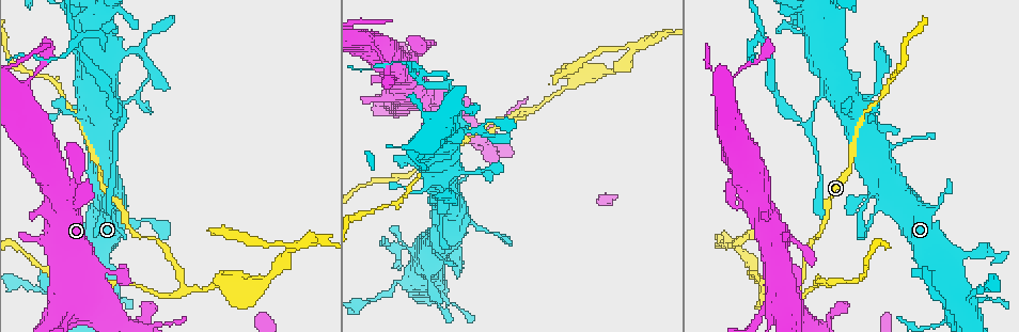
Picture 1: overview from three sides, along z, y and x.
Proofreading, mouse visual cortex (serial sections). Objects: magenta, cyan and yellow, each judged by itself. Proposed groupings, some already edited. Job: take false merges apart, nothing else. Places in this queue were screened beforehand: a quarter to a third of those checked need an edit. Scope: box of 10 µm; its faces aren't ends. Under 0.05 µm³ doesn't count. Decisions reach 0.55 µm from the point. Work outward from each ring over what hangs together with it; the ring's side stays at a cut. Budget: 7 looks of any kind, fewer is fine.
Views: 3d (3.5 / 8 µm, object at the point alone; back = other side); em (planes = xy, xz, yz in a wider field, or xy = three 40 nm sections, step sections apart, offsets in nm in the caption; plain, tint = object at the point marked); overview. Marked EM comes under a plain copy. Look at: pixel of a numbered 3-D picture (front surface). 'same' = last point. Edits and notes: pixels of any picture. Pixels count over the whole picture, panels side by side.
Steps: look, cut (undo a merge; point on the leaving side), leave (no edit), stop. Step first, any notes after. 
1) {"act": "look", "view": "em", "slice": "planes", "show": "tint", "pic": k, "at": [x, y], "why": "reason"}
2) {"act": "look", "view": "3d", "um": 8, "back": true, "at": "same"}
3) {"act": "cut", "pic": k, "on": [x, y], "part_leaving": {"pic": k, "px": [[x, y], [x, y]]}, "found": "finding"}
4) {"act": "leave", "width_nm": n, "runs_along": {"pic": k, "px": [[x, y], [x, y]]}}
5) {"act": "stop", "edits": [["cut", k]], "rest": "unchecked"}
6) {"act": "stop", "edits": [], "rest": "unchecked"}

{"act": "look", "view": "3d", "um": 8, "pic": 1, "at": [185, 285], "why": "abrupt turn"}

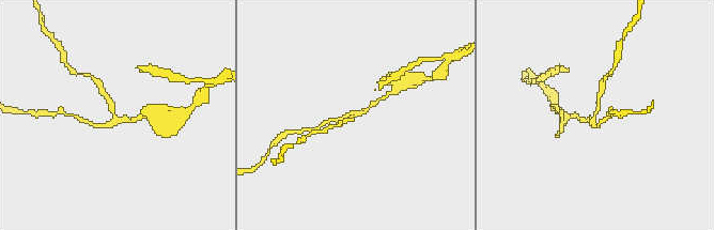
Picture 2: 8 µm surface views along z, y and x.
{"act": "look", "view": "3d", "um": 3.5, "at": "same"}

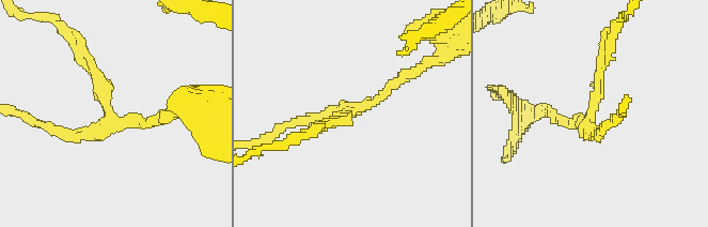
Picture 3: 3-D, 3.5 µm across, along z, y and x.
{"act": "look", "view": "em", "slice": "xy", "step": 1, "show": "tint", "pic": 3, "at": [352, 115], "arms": 3, "arm_widths_nm": [150, 150, 150], "why": "need the tissue"}

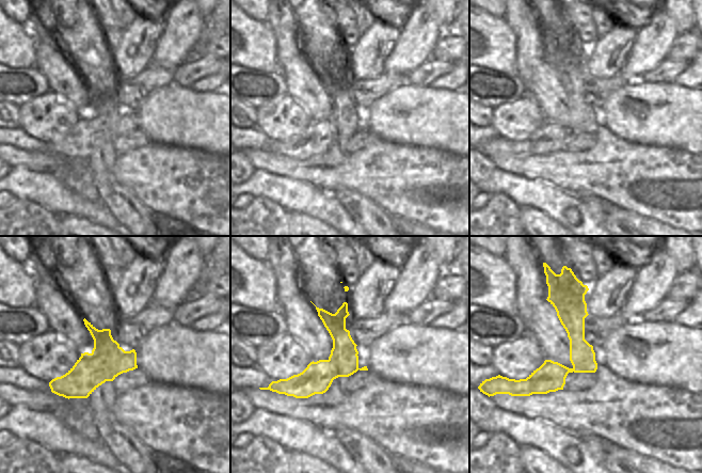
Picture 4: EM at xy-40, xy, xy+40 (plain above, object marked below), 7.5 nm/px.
{"act": "cut", "pic": 3, "on": [563, 120], "part_leaving": {"pic": 3, "px": [[590, 120], [534, 117]]}, "found": "a second cell is stuck on"}

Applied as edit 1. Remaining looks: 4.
{"act": "look", "view": "em", "slice": "xy", "step": 5, "show": "tint", "pic": 1, "at": [817, 99], "why": "sudden change in width"}

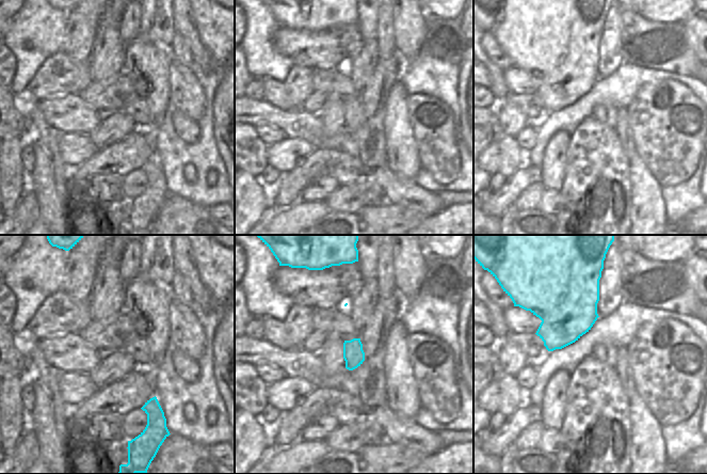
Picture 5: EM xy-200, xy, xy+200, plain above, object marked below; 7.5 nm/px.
{"act": "look", "view": "3d", "um": 3.5, "back": true, "at": "same"}

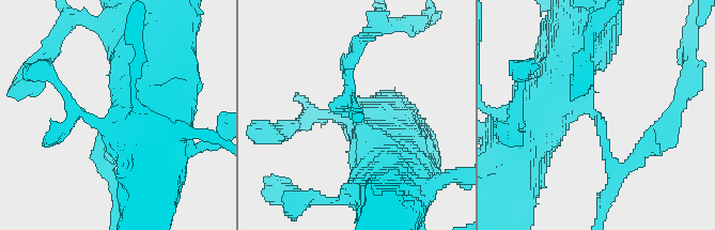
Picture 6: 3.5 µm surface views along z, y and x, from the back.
{"act": "cut", "pic": 6, "on": [98, 143], "arm_widths_nm": [150, 800], "found": "two cells meet here"}

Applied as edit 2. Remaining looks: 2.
{"act": "stop", "edits": [["cut", 3], ["cut", 6]], "rest": "unchecked"}

